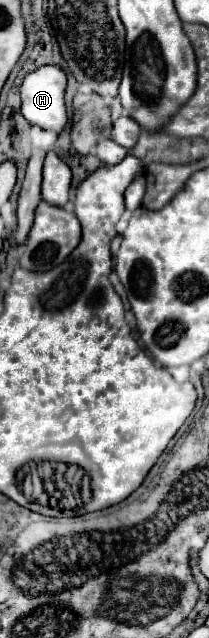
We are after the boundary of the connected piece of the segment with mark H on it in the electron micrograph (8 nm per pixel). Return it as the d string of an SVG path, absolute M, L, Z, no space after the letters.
M40 66L30 72L22 86L22 114L30 124L60 132L66 126L68 114L64 104L68 76L60 66Z

